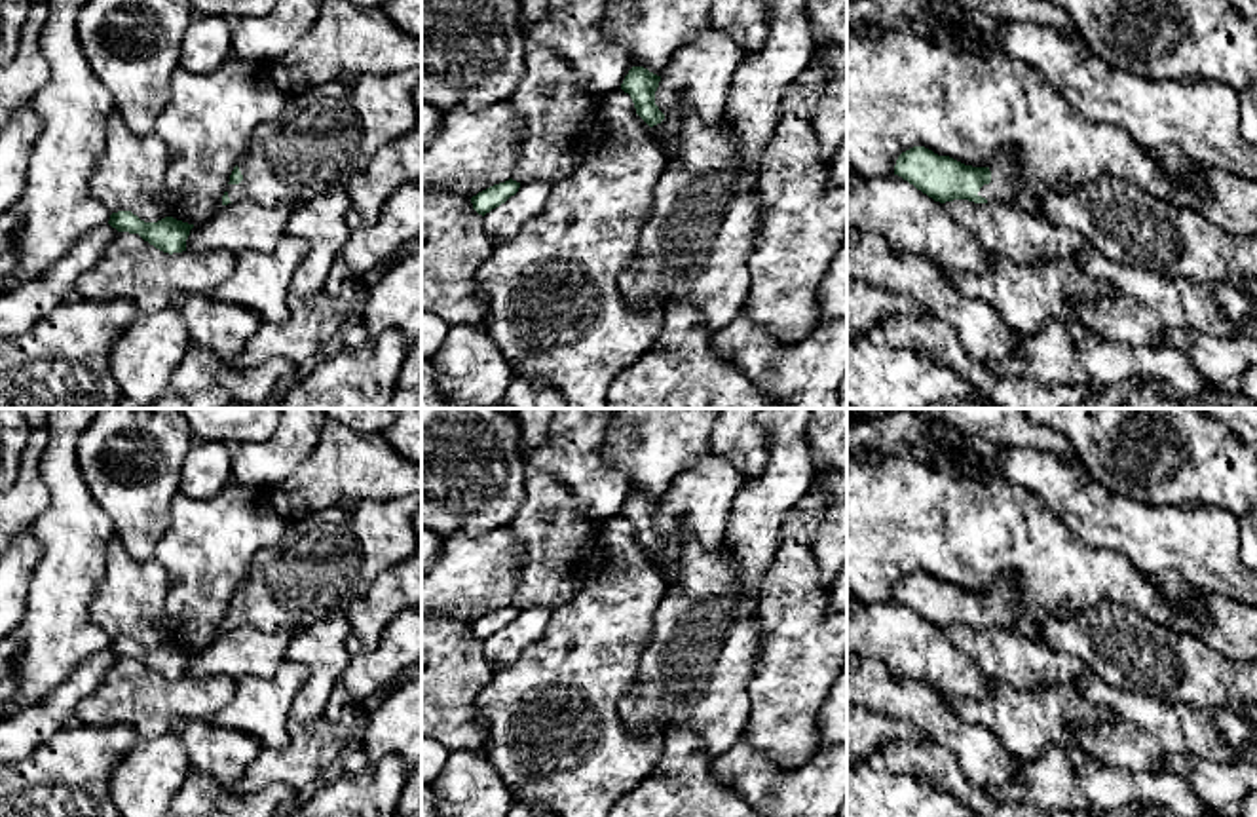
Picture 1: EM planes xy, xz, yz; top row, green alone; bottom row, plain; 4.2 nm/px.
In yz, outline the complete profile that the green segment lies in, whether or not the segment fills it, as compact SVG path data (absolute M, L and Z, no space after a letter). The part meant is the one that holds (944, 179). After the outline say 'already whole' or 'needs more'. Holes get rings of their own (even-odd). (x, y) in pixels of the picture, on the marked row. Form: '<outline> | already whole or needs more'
M913 146L898 156L894 175L940 203L987 203L1008 201L1020 169L1012 148L1004 148L991 167L972 167L925 146Z | needs more

